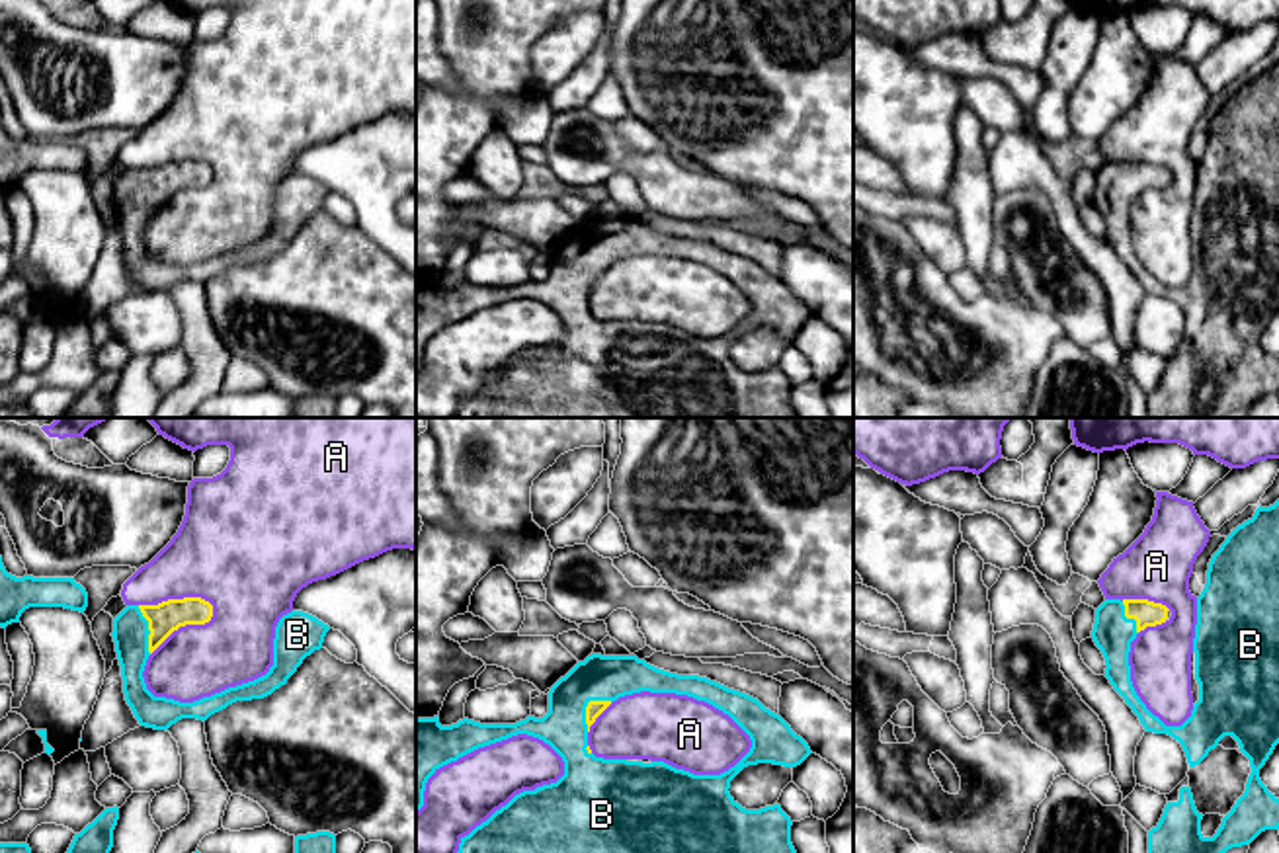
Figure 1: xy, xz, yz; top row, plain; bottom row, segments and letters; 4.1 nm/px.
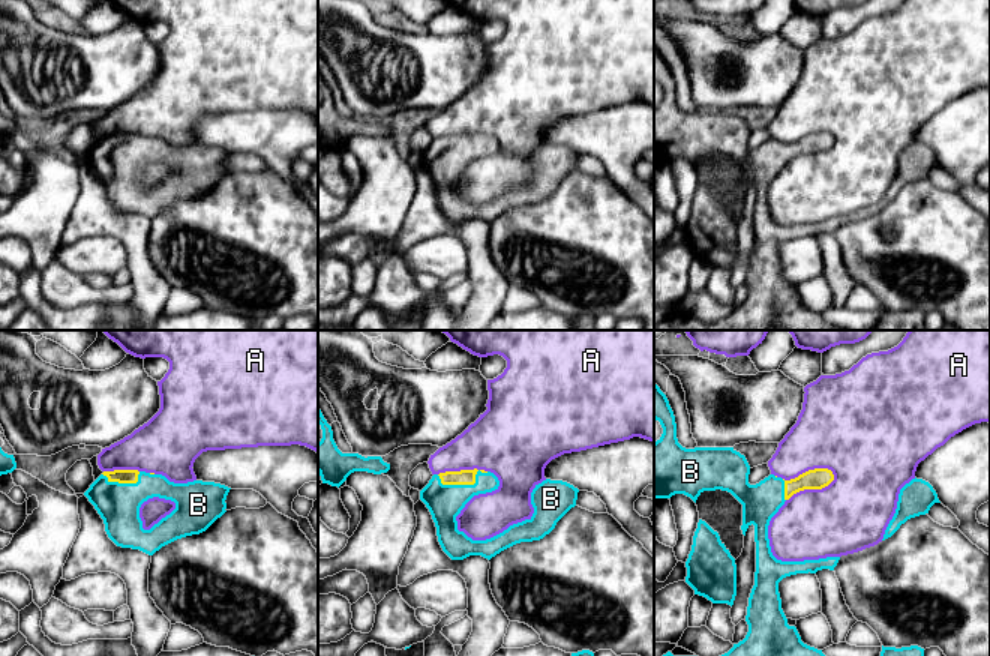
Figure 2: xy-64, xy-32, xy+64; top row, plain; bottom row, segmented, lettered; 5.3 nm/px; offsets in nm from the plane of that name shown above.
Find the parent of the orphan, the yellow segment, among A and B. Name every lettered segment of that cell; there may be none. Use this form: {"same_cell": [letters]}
{"same_cell": ["B"]}

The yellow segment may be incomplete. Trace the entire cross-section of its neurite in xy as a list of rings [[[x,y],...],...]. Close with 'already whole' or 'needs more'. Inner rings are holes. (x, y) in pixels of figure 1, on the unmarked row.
[[[201,160],[168,162],[158,168],[127,168],[113,182],[113,205],[121,228],[123,256],[141,289],[168,293],[182,281],[207,283],[236,264],[264,262],[287,246],[307,219],[322,211],[328,187],[291,174],[275,189],[273,228],[254,244],[228,250],[193,265],[154,260],[143,234],[148,219],[180,189],[205,187],[213,168]]]; needs more

